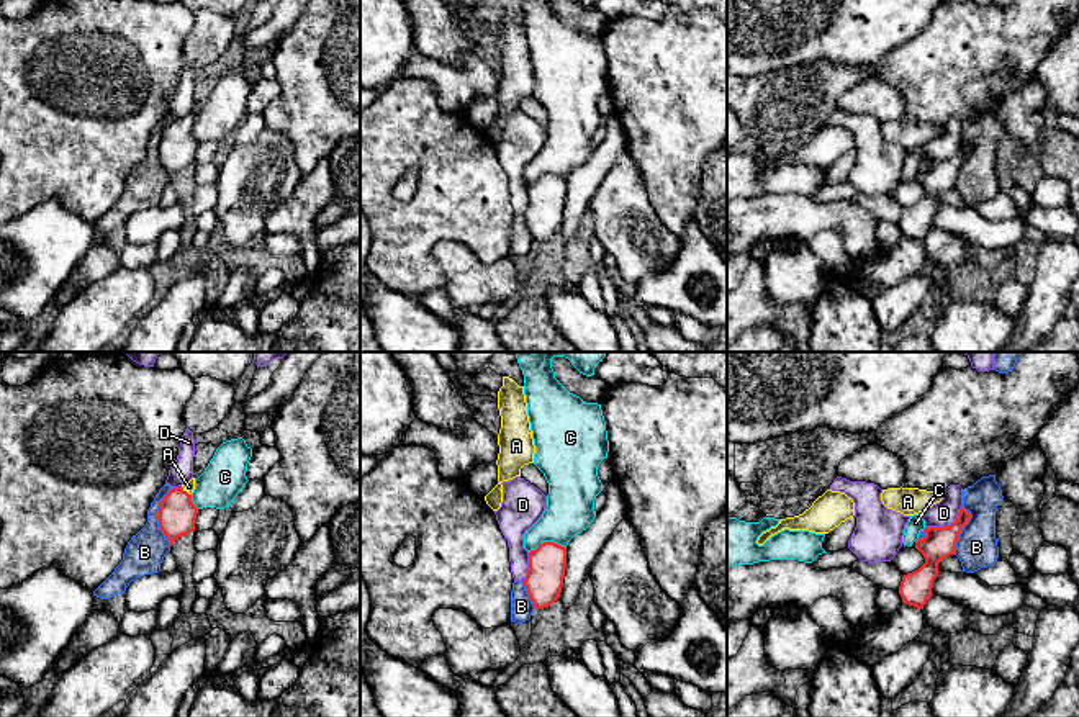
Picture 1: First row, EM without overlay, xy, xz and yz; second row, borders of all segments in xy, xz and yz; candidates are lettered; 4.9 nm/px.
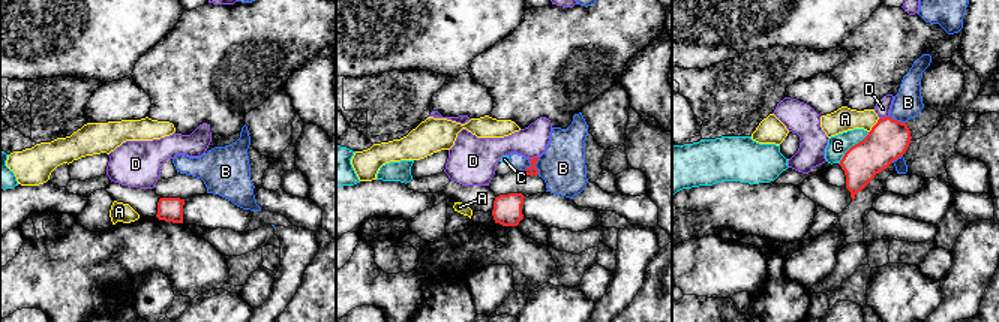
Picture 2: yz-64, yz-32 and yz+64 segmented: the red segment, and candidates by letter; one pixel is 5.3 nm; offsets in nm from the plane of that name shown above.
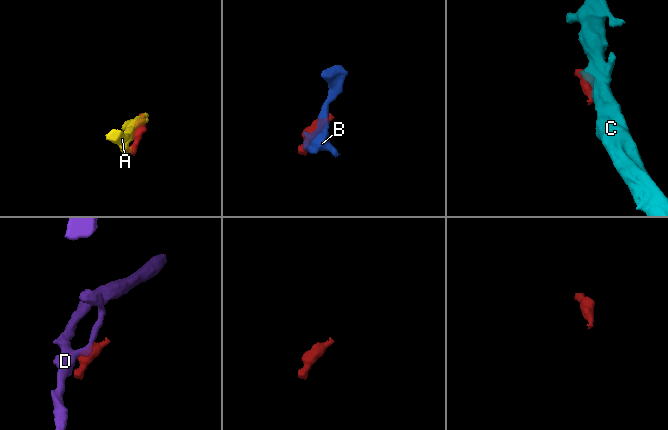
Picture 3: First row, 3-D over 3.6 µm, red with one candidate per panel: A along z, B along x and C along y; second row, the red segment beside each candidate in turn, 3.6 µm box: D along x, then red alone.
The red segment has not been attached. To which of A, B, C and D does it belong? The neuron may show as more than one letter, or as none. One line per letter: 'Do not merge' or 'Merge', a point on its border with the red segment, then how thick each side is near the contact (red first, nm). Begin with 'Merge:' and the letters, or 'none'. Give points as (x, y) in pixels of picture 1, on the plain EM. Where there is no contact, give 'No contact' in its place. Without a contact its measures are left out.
Merge: A
A: Merge. Touches red at xy (185, 125). Thickness 190 nm (red) against 60 nm
B: Do not merge. Touches red at xy (158, 149). Thickness 190 nm (red) against 190 nm
C: Do not merge. Touches red at xz (547, 175). Thickness 180 nm (red) against 240 nm
D: Do not merge. Touches red at yz (947, 159). Thickness 160 nm (red) against 120 nm

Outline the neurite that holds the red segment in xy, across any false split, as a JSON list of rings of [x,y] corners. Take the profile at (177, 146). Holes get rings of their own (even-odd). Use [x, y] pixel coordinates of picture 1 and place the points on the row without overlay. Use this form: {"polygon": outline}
{"polygon": [[[195,111],[170,123],[160,134],[157,154],[162,167],[172,178],[178,170],[195,164],[198,141],[192,134]]]}

